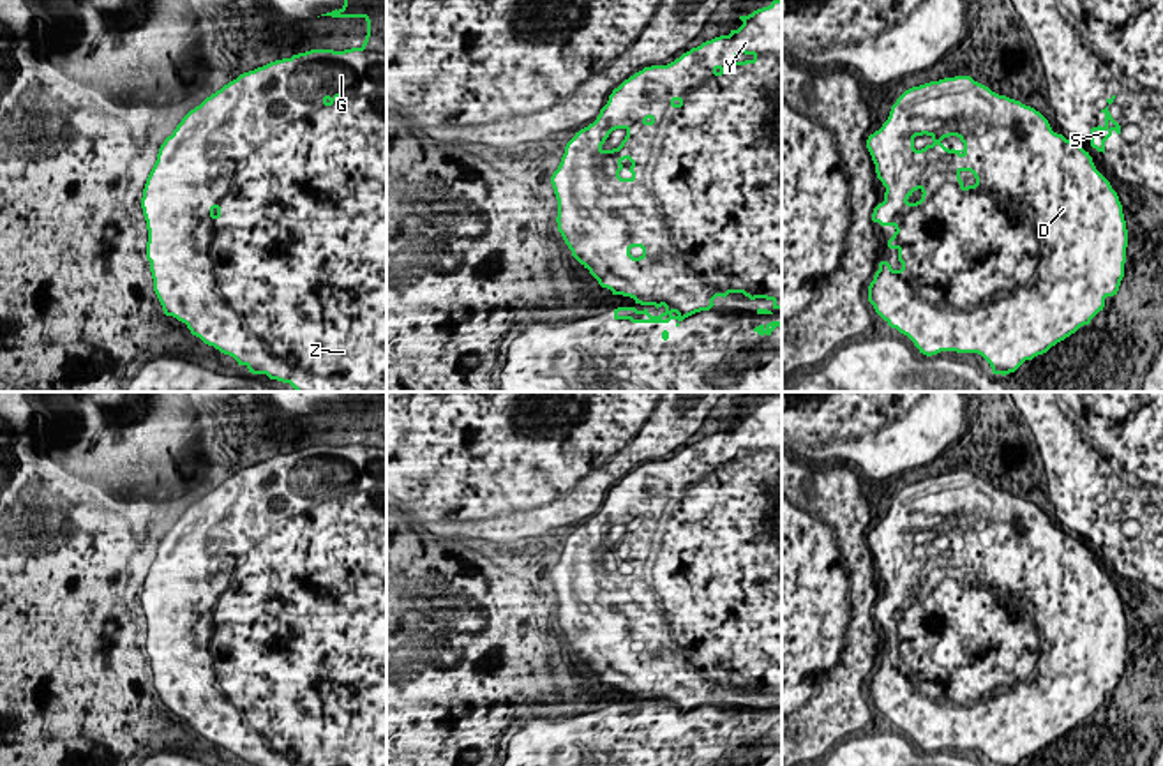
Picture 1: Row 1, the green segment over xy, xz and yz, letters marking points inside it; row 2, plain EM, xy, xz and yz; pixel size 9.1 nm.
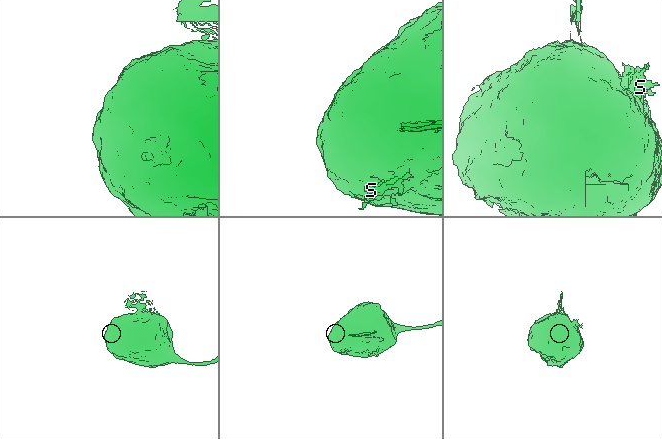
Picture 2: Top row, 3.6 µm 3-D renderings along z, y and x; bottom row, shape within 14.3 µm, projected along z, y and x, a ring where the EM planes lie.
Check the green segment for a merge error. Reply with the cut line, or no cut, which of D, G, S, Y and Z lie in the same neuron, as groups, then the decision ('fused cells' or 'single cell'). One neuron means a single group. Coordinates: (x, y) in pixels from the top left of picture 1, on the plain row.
cut none; groups D G S Y Z; single cell

